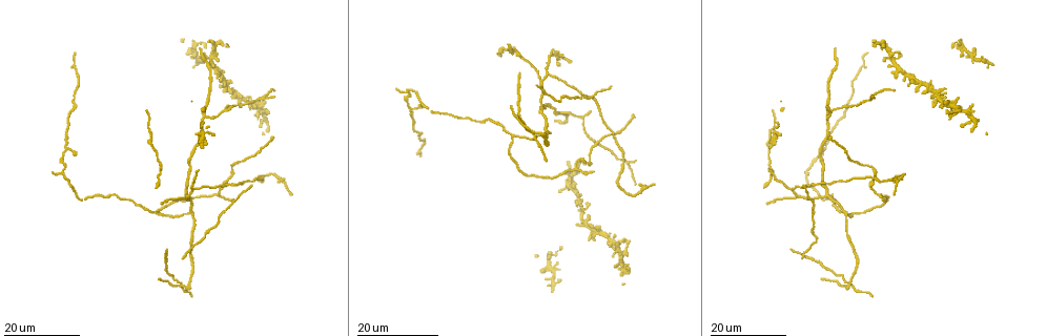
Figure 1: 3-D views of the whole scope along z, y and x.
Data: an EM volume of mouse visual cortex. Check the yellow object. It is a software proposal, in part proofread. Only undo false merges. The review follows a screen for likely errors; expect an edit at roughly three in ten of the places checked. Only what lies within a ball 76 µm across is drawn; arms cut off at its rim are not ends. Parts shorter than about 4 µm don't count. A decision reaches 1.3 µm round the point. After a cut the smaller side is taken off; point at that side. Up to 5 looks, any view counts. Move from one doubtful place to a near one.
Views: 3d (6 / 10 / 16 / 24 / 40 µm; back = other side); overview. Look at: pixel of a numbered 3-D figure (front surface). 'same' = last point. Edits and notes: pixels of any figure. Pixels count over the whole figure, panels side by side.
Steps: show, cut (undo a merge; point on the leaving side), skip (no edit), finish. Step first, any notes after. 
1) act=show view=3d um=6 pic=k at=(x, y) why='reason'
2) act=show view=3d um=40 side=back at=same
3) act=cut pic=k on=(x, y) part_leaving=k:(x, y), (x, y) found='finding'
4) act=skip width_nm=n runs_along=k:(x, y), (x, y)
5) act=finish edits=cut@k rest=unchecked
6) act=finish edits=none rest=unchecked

act=show view=3d um=24 pic=1 at=(550, 74) why='three arms meet'

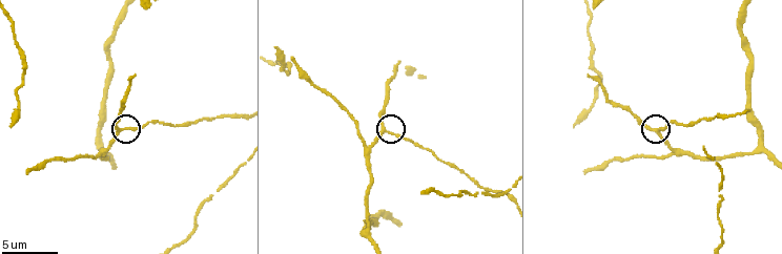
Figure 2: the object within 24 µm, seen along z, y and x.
act=show view=3d um=6 pic=2 at=(658, 130) why='closer look'

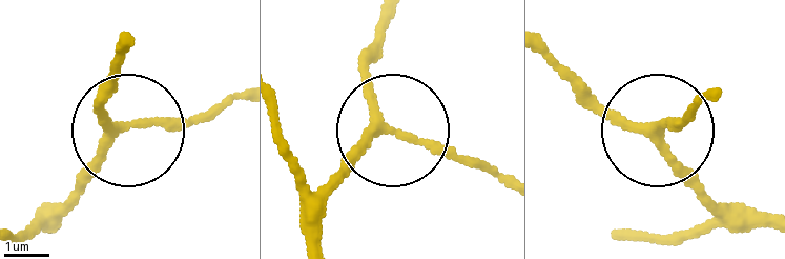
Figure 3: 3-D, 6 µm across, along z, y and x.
act=skip width_nm=200 runs_along=3:(762, 228), (728, 217), (657, 131), (615, 119), (574, 85) found='one neuron here'

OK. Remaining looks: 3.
act=show view=3d um=24 pic=1 at=(561, 114)

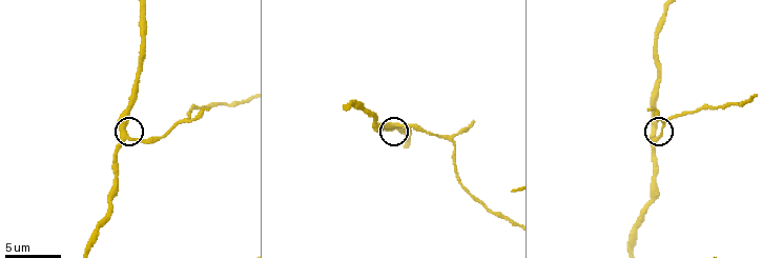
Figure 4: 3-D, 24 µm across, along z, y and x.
act=show view=3d um=10 pic=4 at=(126, 137)

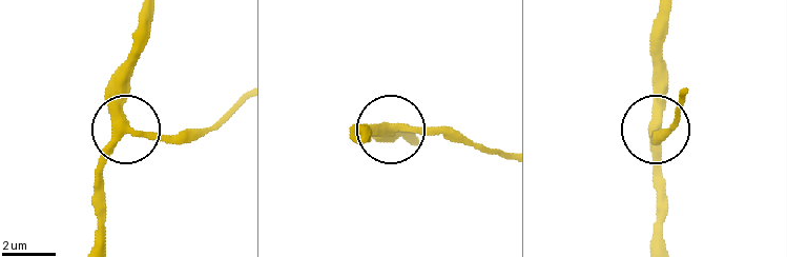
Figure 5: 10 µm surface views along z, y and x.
act=skip arms=3 runs_along=5:(96, 239), (107, 151), (133, 131), (192, 137) found='continuous, no second neuron'

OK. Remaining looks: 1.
act=show view=3d um=10 pic=2 at=(369, 231) why='small branch off a trunk'

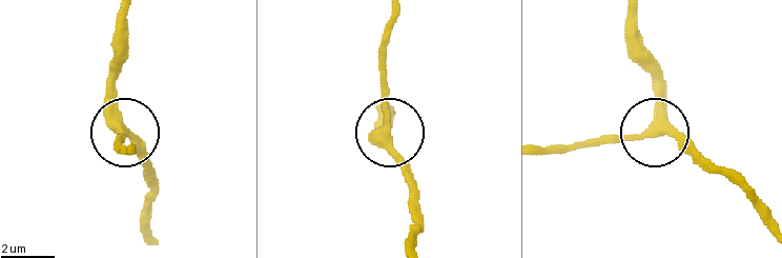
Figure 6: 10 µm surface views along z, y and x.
act=skip width_nm=320 runs_along=6:(634, 18), (654, 127), (575, 141) found='continuous, no second neuron'

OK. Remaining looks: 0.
act=finish edits=none rest=unchecked

